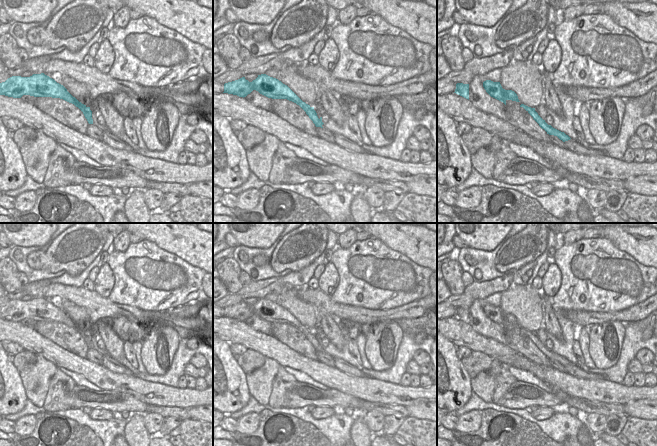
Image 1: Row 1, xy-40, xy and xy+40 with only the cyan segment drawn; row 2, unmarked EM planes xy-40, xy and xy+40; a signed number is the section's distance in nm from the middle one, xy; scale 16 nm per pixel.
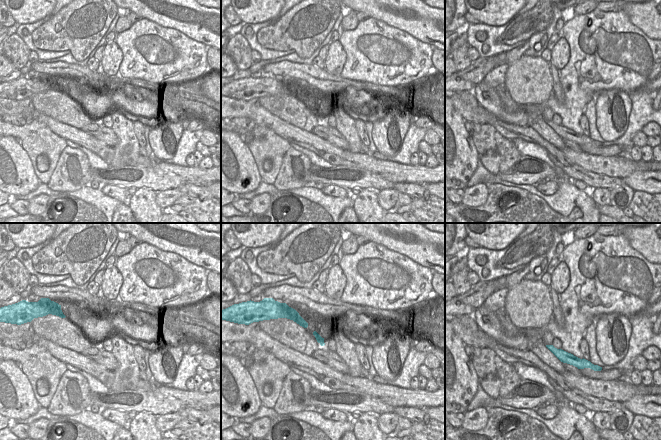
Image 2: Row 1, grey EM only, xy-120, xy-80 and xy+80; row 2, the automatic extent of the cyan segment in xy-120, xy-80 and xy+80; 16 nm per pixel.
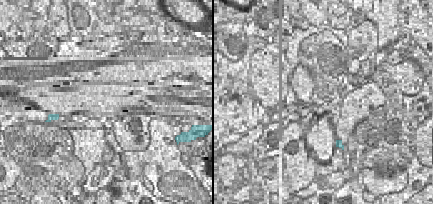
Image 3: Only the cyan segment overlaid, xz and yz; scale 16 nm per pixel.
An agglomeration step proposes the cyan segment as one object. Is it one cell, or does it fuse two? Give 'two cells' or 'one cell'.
one cell

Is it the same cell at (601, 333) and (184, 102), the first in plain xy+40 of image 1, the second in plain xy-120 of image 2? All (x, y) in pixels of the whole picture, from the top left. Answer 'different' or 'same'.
different

